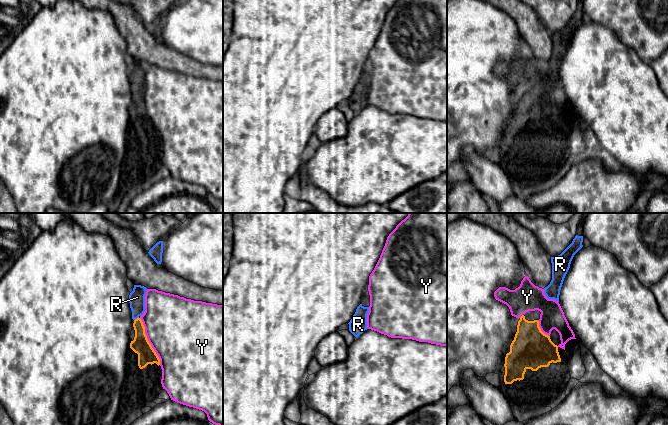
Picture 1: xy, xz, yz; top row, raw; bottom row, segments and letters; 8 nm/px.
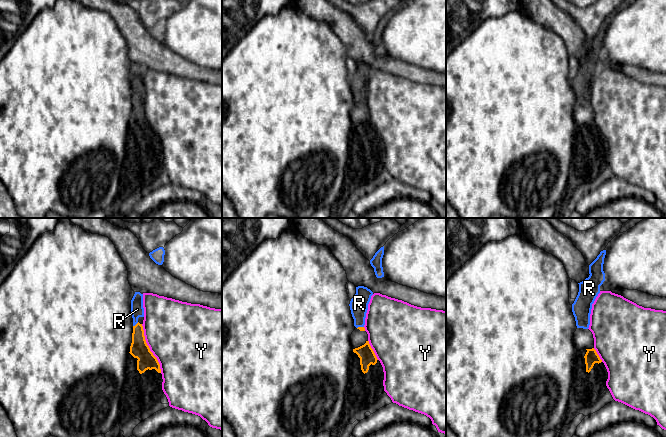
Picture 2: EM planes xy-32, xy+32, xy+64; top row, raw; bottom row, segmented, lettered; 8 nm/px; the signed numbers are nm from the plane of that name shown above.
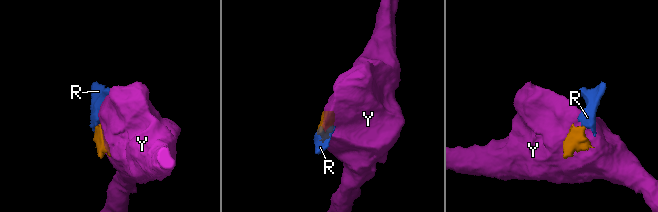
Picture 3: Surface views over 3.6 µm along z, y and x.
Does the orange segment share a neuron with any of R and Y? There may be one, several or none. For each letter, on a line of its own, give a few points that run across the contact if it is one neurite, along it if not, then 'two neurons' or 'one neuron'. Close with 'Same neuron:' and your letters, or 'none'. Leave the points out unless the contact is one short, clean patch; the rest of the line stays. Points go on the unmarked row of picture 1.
R: line xy (140, 121), (140, 105), (137, 94), (137, 73); one neuron
Y: two neurons
Same neuron: R

